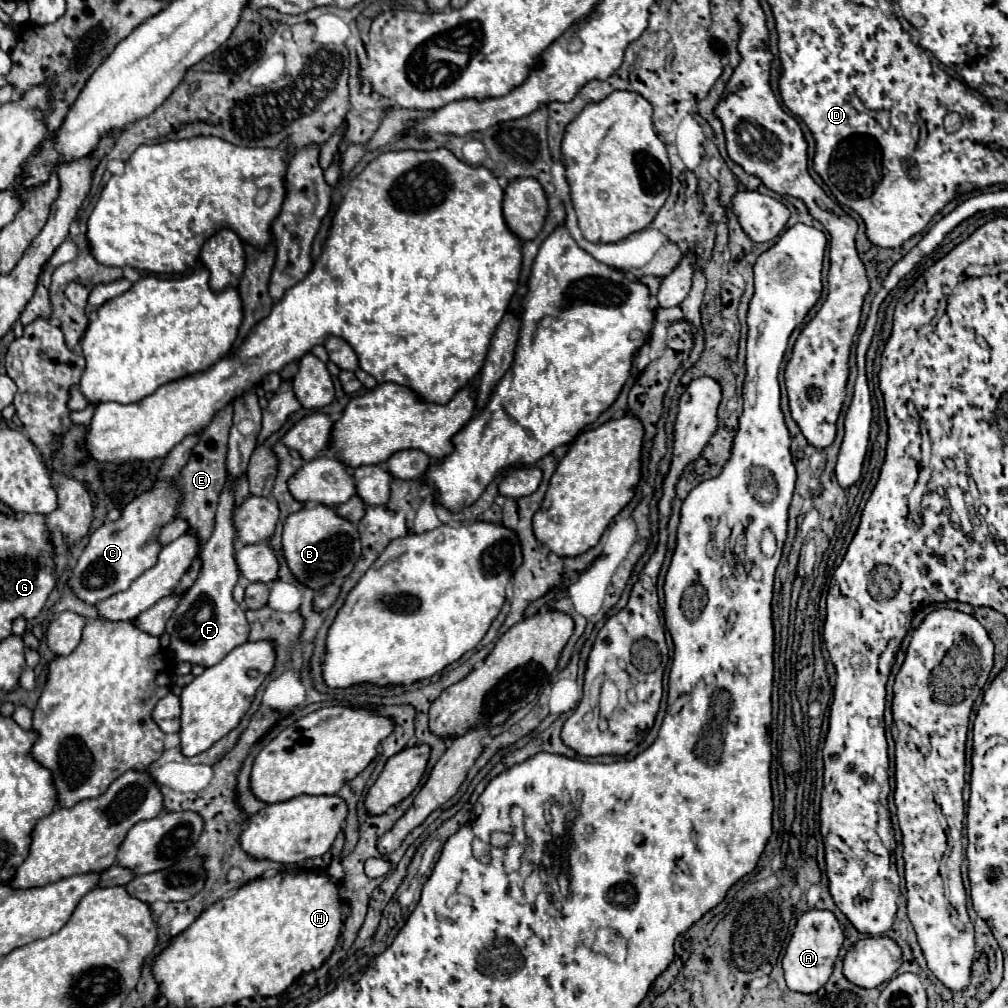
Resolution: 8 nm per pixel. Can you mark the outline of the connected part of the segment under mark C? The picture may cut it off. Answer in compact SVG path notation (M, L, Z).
M202 430L198 434L186 436L180 444L176 444L176 448L172 448L172 452L166 456L166 462L160 470L160 480L154 484L154 488L150 492L144 492L144 494L136 496L134 500L130 500L122 508L120 520L104 522L90 536L90 542L84 548L84 552L80 554L80 558L72 570L72 578L68 580L70 590L80 600L94 606L94 604L106 600L108 596L126 590L144 570L148 570L150 566L156 564L156 556L162 550L162 546L156 542L156 536L164 524L174 520L176 506L180 500L180 494L174 488L172 480L180 474L180 470L188 462L192 448L200 440L200 434L202 434Z

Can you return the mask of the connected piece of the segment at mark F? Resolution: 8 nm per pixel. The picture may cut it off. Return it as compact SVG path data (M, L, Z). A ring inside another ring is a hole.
M224 488L216 510L214 532L200 552L202 568L194 584L184 592L180 604L166 622L166 632L170 634L168 650L176 663L189 662L192 666L202 664L204 668L208 668L248 640L250 624L244 616L242 606L232 598L232 590L238 582L238 568L234 562L232 510L234 510L234 494L230 488Z

